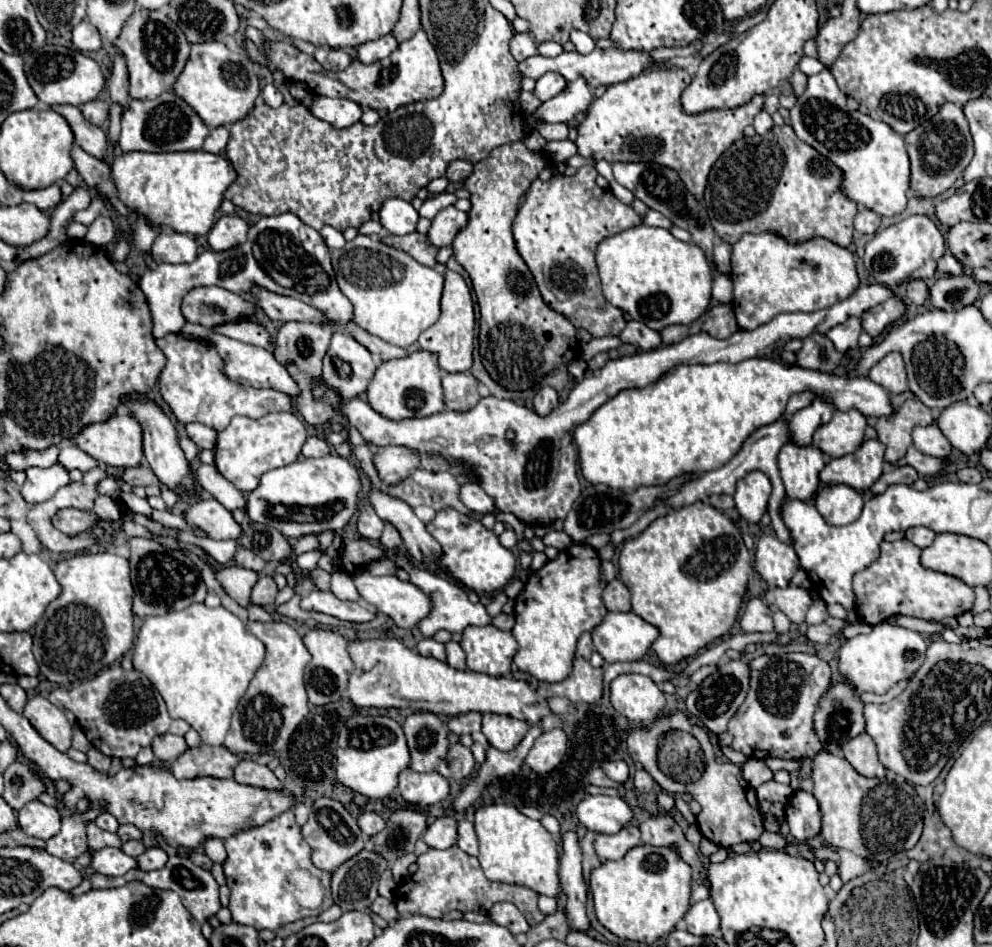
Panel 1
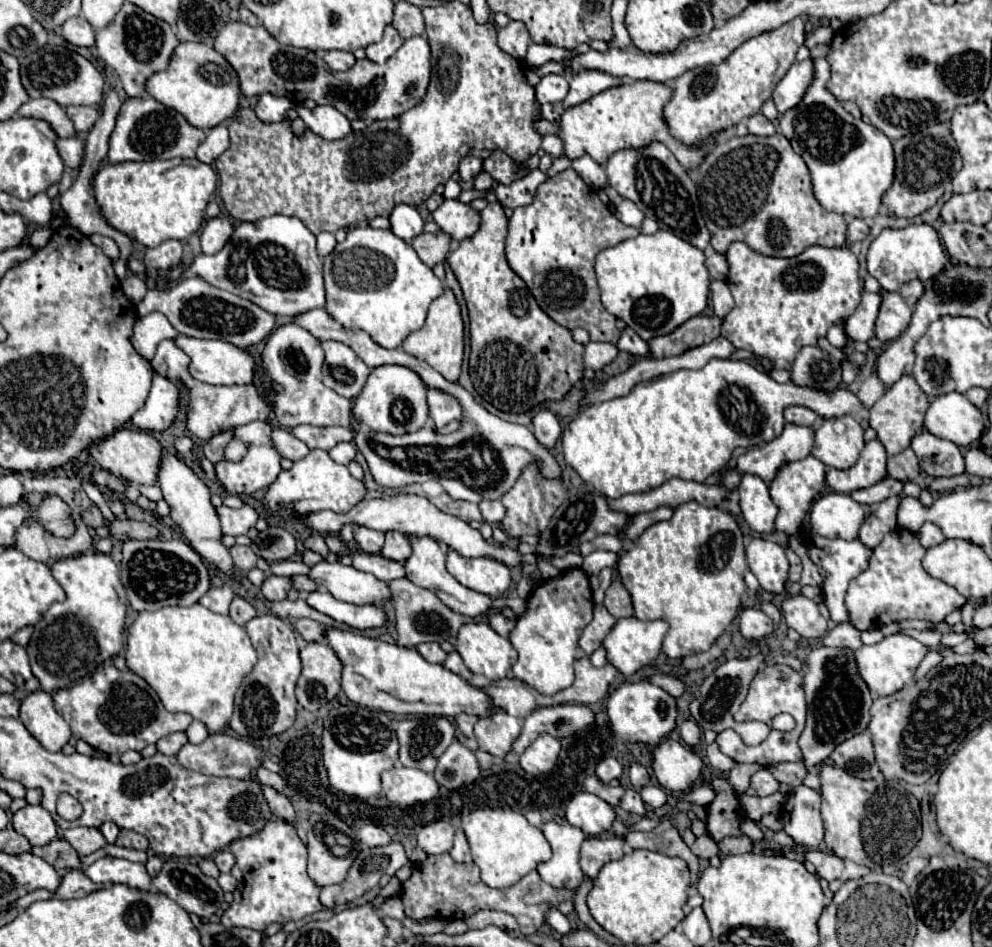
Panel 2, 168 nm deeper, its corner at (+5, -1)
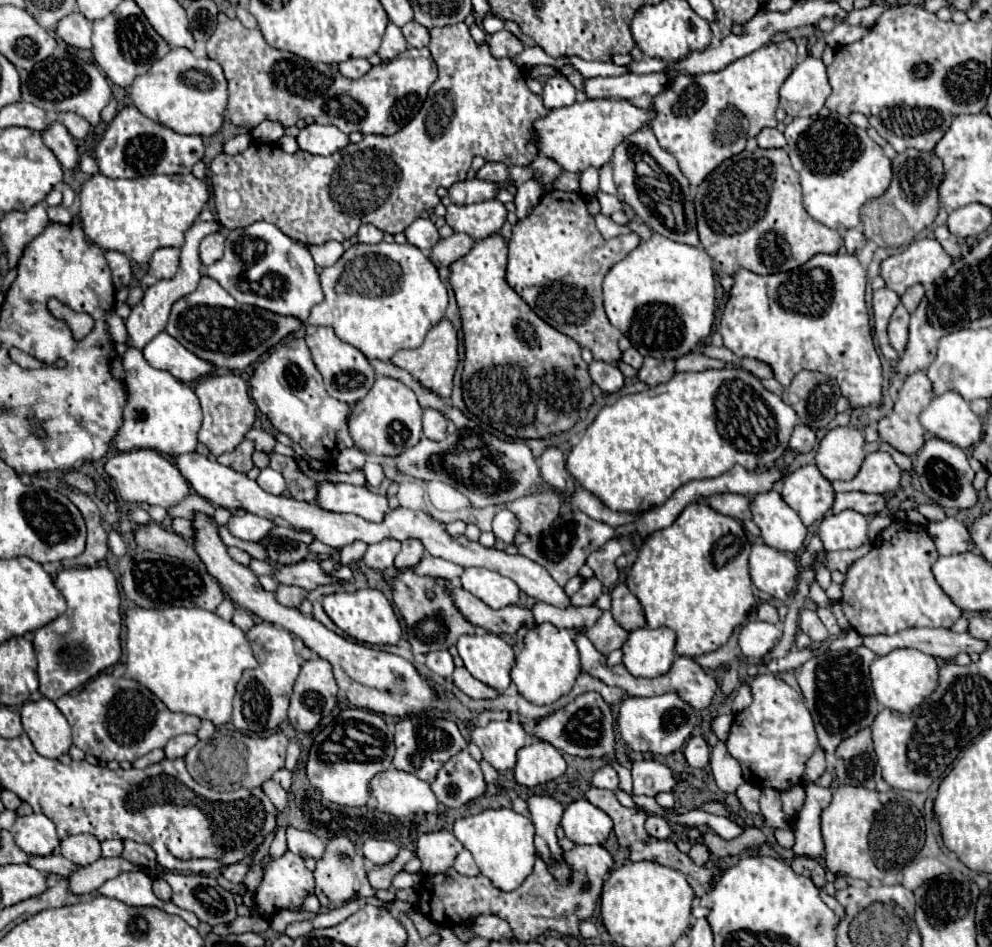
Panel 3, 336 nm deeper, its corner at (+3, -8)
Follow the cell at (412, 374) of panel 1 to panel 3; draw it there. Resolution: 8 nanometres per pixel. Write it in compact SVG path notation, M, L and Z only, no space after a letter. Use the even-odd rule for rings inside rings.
M378 376L372 390L360 402L356 402L348 418L348 432L362 452L376 456L396 456L420 442L422 412L424 410L418 404L416 394L408 386L394 378Z

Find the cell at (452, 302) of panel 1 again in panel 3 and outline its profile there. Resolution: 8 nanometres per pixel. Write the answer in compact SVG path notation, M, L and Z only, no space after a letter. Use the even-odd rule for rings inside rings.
M440 320L428 334L426 340L420 348L416 350L400 350L396 352L390 362L396 368L402 368L406 372L412 374L412 378L416 378L416 382L420 382L422 386L428 386L428 390L432 390L434 394L440 394L440 398L448 400L450 392L452 392L452 378L458 366L458 340L456 340L456 330L452 326L450 320Z

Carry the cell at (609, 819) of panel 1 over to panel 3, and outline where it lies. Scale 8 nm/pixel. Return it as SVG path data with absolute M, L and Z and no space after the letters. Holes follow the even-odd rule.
M586 798L572 802L562 816L560 826L574 844L604 844L612 832L612 820L606 812L590 804Z

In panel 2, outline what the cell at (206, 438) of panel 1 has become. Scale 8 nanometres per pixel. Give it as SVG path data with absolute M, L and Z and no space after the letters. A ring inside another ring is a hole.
M224 431L224 433L216 435L216 437L212 437L212 439L204 445L204 457L210 459L212 463L218 463L218 461L222 459L224 447L228 445L230 437L232 437L232 431Z

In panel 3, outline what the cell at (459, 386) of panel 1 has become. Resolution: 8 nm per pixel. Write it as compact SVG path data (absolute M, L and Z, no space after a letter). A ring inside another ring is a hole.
M426 408L424 416L422 416L422 434L428 440L444 440L446 438L446 418L434 410L434 408Z

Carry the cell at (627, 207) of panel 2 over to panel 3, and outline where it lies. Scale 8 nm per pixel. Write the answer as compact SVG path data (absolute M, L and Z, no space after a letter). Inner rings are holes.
M598 190L598 192L596 192L596 200L600 202L600 212L602 212L604 216L610 216L610 214L614 214L614 212L620 212L620 210L624 210L622 202L618 200L618 196L604 194L602 190Z

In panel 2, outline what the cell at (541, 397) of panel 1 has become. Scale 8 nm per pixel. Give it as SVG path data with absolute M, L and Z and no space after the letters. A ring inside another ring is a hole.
M540 407L532 419L532 429L534 429L534 437L546 447L546 449L552 449L554 443L558 441L562 429L560 429L560 423L556 419L556 415L546 409L546 407Z

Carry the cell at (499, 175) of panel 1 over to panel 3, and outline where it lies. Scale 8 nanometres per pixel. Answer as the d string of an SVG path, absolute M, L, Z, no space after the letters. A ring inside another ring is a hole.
M492 234L460 260L450 266L450 286L456 294L462 330L464 330L464 372L462 372L462 396L466 408L482 424L502 432L514 440L548 438L570 430L584 412L594 404L592 378L588 376L588 364L580 356L578 342L560 334L544 320L540 320L528 304L506 282L506 242L500 234Z

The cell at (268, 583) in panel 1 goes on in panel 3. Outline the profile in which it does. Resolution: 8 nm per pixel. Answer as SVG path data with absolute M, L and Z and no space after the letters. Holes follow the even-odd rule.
M282 584L276 592L276 600L288 608L298 608L306 600L306 596L308 596L306 590L300 590L296 586L282 586Z

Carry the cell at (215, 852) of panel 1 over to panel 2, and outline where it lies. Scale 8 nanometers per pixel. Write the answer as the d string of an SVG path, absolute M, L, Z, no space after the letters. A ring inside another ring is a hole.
M218 851L212 859L214 859L214 863L218 865L218 869L220 869L222 873L230 873L230 869L232 869L232 865L234 865L234 857L232 857L230 851Z

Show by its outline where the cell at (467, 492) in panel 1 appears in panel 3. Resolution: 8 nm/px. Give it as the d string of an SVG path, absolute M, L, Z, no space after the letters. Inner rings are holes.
M502 508L494 516L492 528L494 528L496 540L502 540L504 544L512 544L514 538L516 538L516 534L518 534L518 518L508 508Z

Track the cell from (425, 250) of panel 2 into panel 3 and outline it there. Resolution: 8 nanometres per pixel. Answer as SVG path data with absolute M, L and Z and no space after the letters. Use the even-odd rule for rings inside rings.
M454 232L450 238L442 238L432 250L430 250L430 258L434 262L436 268L440 266L450 266L452 262L456 262L458 258L466 256L472 246L476 244L476 240L468 234L458 234Z

